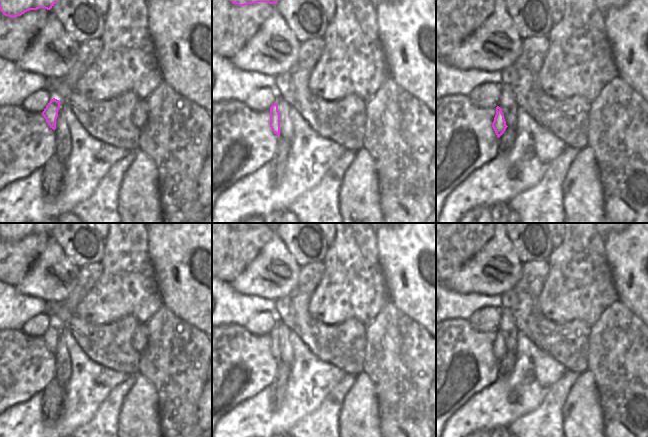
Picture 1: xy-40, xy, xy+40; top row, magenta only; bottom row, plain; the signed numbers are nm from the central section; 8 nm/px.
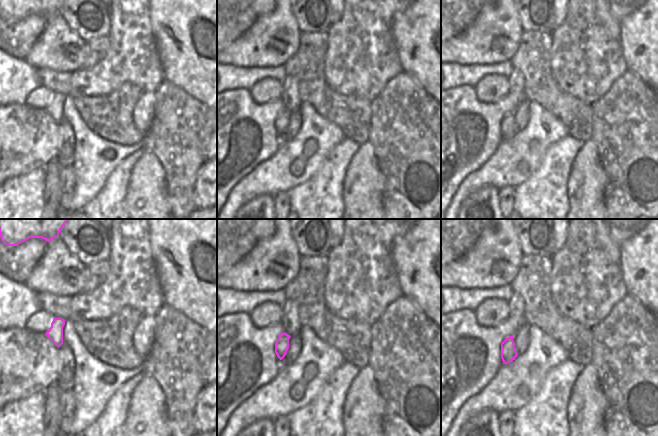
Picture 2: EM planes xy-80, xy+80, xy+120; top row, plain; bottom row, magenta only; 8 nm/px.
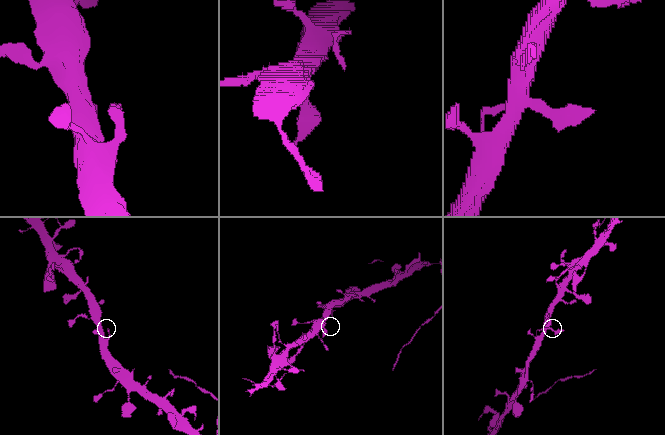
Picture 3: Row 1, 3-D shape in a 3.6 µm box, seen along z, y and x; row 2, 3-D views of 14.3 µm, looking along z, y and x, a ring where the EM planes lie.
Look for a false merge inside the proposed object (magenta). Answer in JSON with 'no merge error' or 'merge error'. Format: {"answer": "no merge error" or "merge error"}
{"answer": "no merge error"}

